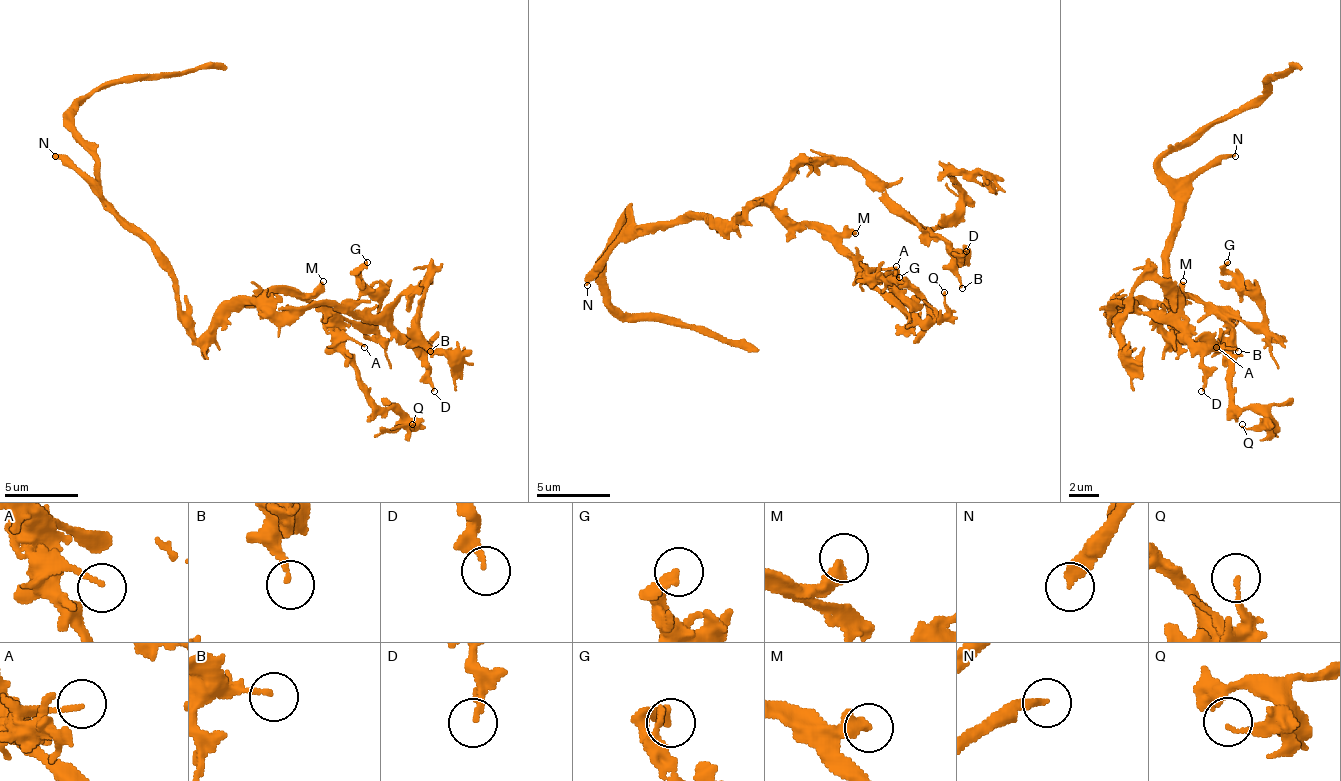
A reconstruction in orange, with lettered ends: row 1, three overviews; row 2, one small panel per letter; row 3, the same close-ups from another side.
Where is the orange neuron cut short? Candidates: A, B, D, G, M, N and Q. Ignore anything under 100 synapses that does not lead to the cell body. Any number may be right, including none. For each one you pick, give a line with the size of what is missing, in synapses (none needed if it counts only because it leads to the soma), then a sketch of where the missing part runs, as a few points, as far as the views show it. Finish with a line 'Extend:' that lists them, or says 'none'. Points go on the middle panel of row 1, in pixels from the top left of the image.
N: Roughly 250 synapses
Extend: N

